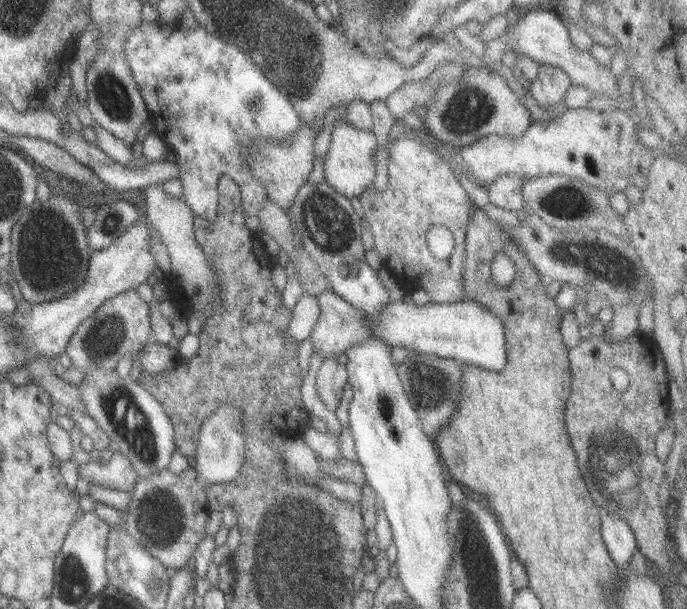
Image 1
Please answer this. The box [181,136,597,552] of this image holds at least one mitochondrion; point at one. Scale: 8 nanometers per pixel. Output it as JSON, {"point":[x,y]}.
{"point":[326,227]}

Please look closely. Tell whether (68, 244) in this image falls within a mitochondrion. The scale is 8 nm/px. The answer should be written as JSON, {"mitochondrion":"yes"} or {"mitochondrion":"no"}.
{"mitochondrion":"yes"}

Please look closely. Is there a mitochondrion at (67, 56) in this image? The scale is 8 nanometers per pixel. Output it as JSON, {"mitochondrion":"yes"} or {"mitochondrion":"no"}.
{"mitochondrion":"no"}

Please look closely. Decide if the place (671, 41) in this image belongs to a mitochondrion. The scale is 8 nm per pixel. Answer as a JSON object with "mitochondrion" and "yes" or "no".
{"mitochondrion":"no"}

